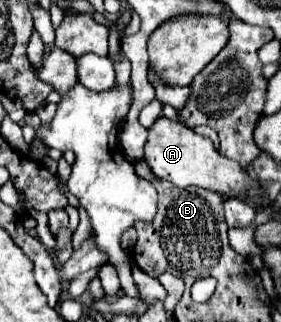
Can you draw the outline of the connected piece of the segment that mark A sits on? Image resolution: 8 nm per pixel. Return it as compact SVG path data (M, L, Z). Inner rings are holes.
M160 116L154 122L154 126L148 130L148 144L144 150L144 160L148 162L148 166L160 180L168 180L178 188L198 186L204 190L212 190L220 196L232 196L232 198L240 196L240 198L244 198L244 202L248 202L256 210L258 210L258 204L262 204L260 196L262 196L264 188L260 186L258 180L252 180L248 176L248 172L244 168L240 168L240 164L236 160L222 156L214 148L210 138L200 136L194 130L184 128L180 122L168 120L164 116Z

